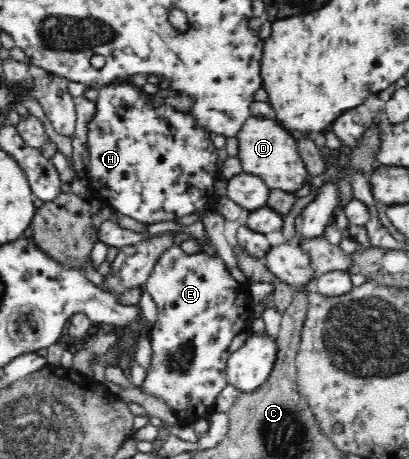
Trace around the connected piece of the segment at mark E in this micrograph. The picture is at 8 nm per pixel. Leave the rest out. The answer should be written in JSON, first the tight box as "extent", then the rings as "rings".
{"extent":[143,245,252,426],"rings":[[[169,245],[143,285],[158,307],[158,320],[149,335],[153,365],[143,388],[165,398],[177,412],[179,423],[186,426],[215,412],[214,400],[228,385],[223,371],[231,340],[249,329],[252,320],[247,284],[237,281],[227,267],[218,252],[217,256],[186,254],[181,246]]]}

